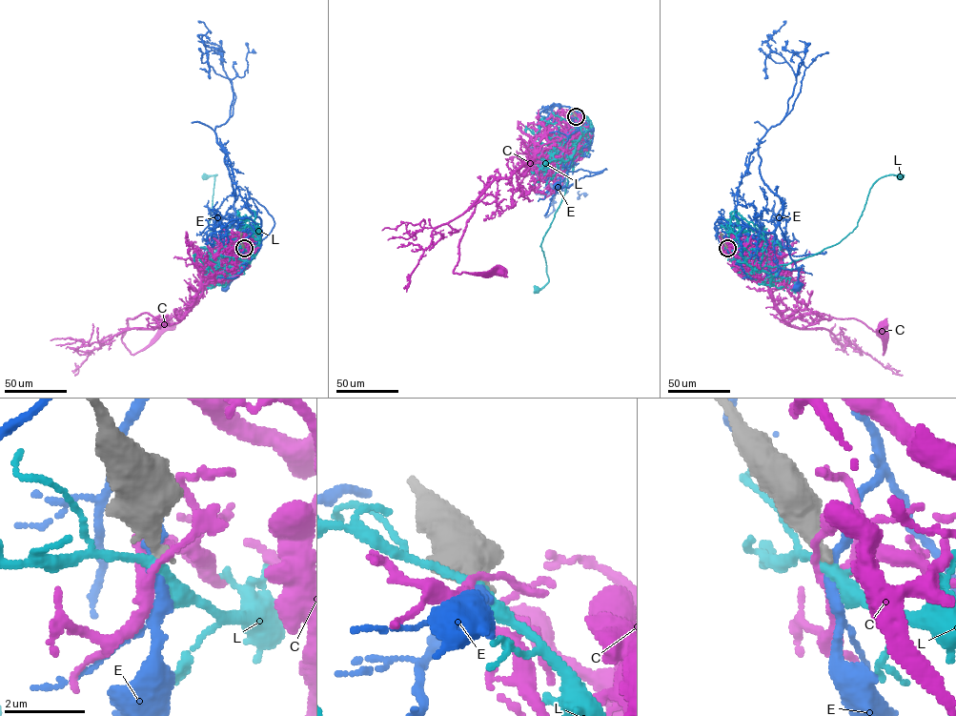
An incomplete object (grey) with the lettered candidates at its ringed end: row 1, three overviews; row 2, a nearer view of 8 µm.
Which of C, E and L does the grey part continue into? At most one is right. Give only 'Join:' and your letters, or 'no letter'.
Join: no letter

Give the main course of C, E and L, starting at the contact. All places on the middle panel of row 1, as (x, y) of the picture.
C: (575, 115), (577, 132), (544, 143), (524, 174), (490, 176), (480, 193), (453, 273), (500, 270)
E: (575, 116), (582, 114), (587, 118), (583, 149), (567, 172), (606, 169), (568, 187), (559, 186)
L: (575, 116), (585, 131), (564, 162), (565, 192), (540, 246), (548, 281), (537, 289)

